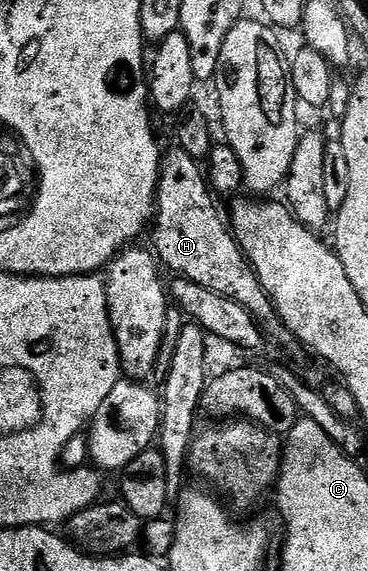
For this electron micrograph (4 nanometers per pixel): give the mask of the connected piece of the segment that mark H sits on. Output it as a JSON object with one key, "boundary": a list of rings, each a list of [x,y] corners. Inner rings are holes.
{"boundary":[[[175,146],[172,147],[172,152],[162,157],[161,163],[159,165],[159,181],[157,182],[157,195],[155,197],[155,215],[153,217],[153,223],[149,228],[149,236],[151,232],[151,244],[150,247],[153,249],[154,255],[157,257],[158,263],[162,265],[164,269],[168,268],[169,271],[175,272],[171,274],[178,274],[184,280],[192,280],[197,282],[197,286],[205,286],[205,290],[209,290],[213,294],[221,294],[225,298],[229,298],[233,302],[237,302],[245,310],[249,310],[249,314],[253,317],[258,324],[261,325],[262,331],[266,333],[268,337],[271,336],[275,339],[275,344],[279,348],[287,348],[290,344],[294,345],[296,343],[295,336],[292,334],[287,327],[283,325],[283,321],[280,320],[278,312],[275,309],[274,302],[267,296],[265,290],[261,286],[261,282],[258,280],[258,274],[255,273],[254,269],[251,267],[250,261],[247,260],[246,254],[239,248],[238,242],[235,240],[235,237],[232,236],[232,230],[225,223],[225,216],[219,213],[219,208],[215,205],[215,200],[217,201],[216,193],[213,191],[206,175],[205,168],[200,161],[195,160],[193,157],[190,157],[189,154],[185,152],[181,147]]]}

